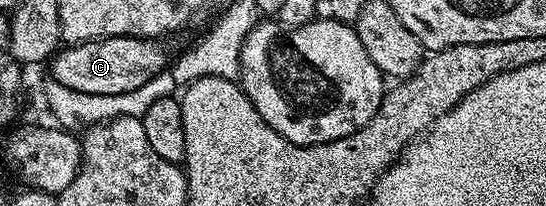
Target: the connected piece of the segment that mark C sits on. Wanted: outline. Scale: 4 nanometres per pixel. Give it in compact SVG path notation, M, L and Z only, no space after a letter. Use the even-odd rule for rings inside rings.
M130 35L66 45L49 60L49 78L68 89L76 89L76 93L130 93L132 89L140 89L140 85L150 83L152 77L167 70L168 59L166 61L166 51L162 45L156 39L133 39Z

